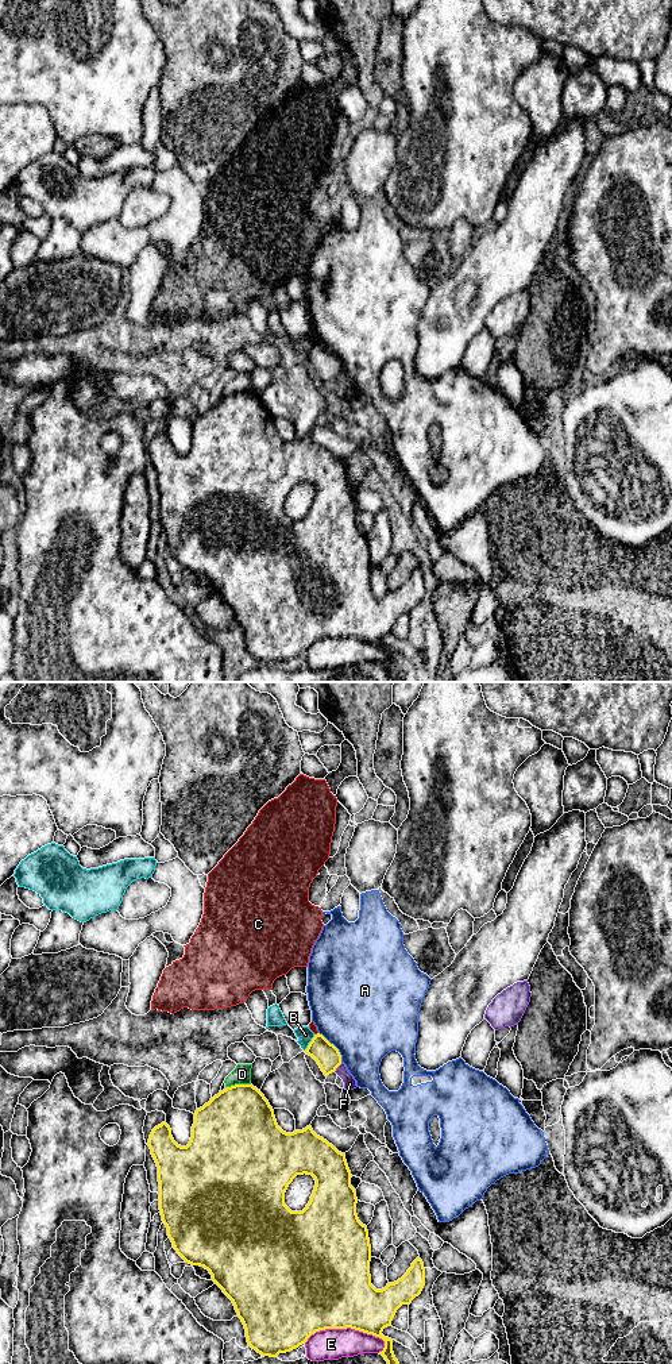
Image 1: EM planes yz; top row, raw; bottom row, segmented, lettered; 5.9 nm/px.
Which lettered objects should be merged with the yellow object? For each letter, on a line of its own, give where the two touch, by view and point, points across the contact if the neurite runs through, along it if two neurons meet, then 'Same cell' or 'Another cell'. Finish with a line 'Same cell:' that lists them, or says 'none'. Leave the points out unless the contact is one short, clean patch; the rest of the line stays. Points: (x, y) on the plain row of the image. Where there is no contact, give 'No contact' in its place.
A: Touches yellow at yz (335, 355). Another cell
B: Touches yellow at yz (309, 351). Boundary: yz (315, 343), (304, 358). Another cell
C: Touches yellow at yz (317, 342). Boundary: yz (317, 340), (315, 343). Another cell
D: Touches yellow at yz (238, 393). Another cell
E: Touches yellow at yz (347, 635). Another cell
F: Touches yellow at yz (338, 374). Another cell
Same cell: none

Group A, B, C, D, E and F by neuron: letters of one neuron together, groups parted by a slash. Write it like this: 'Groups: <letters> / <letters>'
Groups: A / B D / C / E / F

